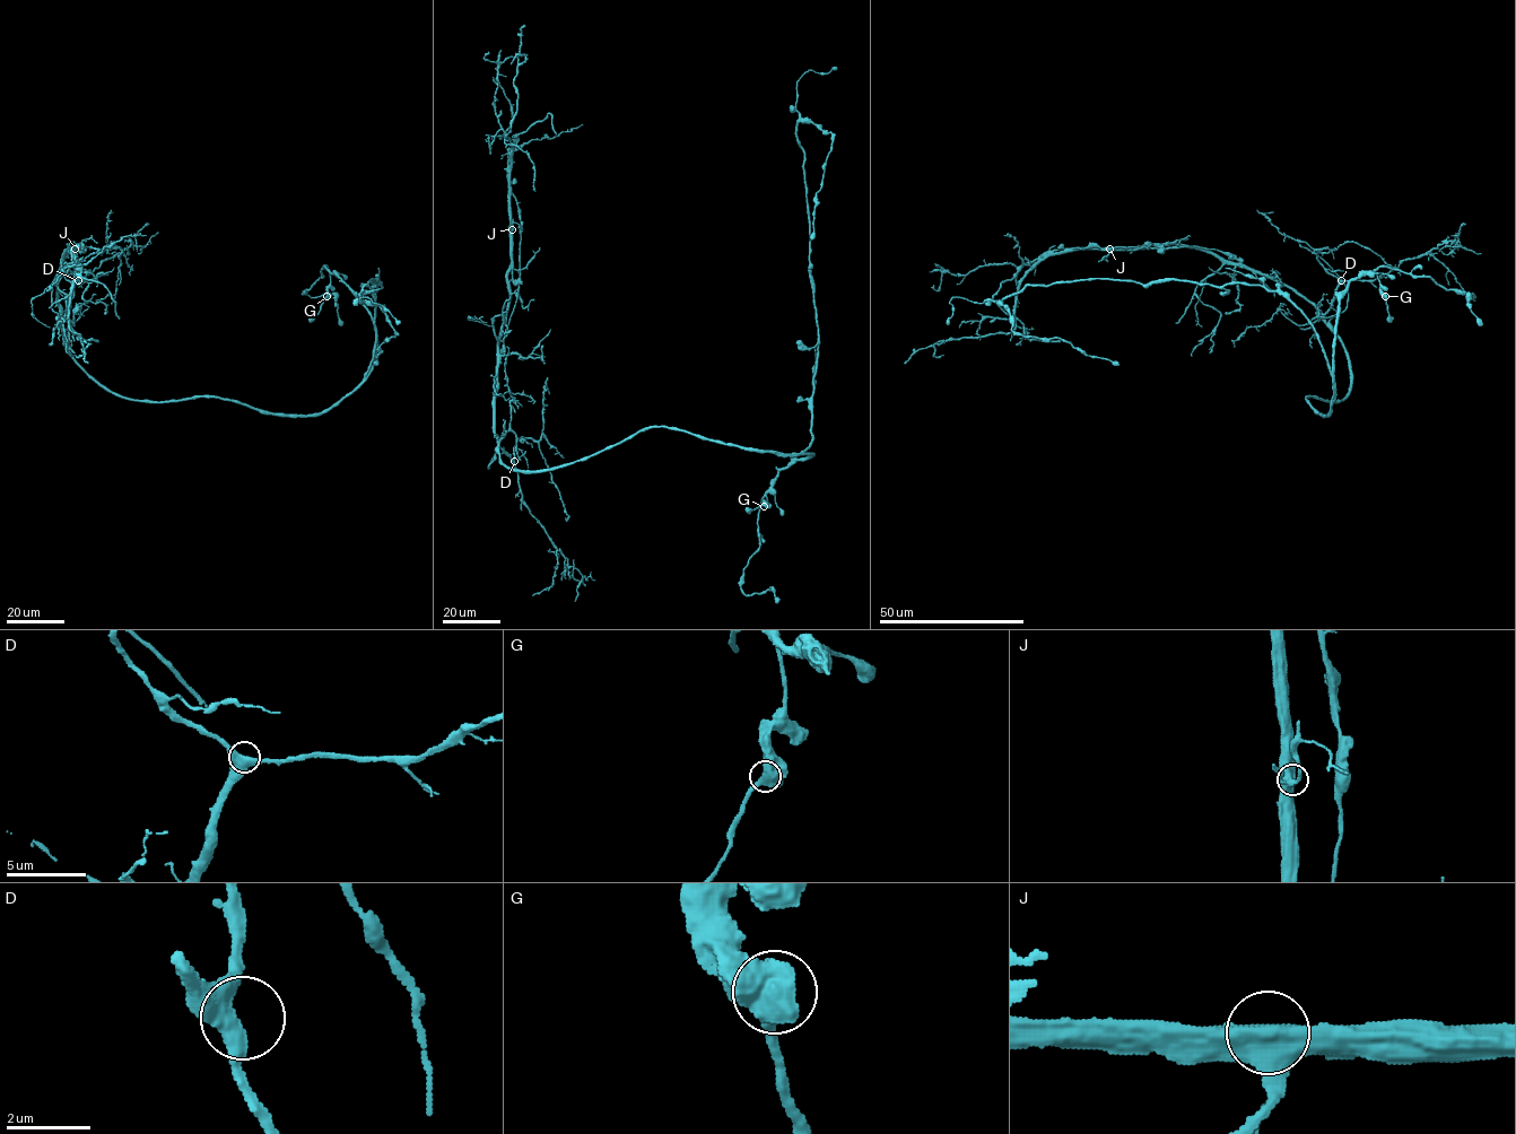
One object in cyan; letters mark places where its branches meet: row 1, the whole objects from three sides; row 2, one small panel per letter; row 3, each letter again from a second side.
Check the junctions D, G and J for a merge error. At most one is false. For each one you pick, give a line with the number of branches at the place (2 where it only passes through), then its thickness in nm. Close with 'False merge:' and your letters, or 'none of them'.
J: Branches: 3. Thickness 480 nm
False merge: J

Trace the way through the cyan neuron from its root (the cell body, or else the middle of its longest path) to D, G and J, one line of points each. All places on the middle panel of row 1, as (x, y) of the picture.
D: (655, 427), (644, 428), (591, 455), (546, 470), (511, 469), (501, 461), (498, 445), (514, 461)
G: (655, 427), (681, 429), (748, 448), (813, 454), (798, 459), (778, 472), (766, 494), (764, 506)
J: (655, 427), (546, 470), (514, 471), (501, 461), (495, 434), (497, 343), (508, 302), (512, 229)

